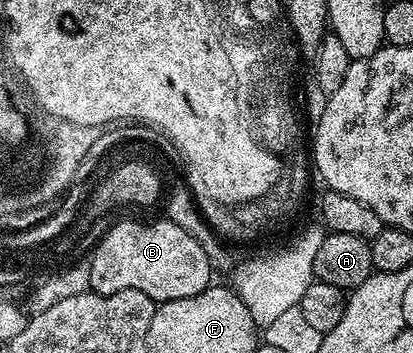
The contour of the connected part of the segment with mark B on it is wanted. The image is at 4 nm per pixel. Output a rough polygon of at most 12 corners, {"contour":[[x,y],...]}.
{"contour":[[181,225],[117,227],[90,290],[160,304],[212,286]]}

